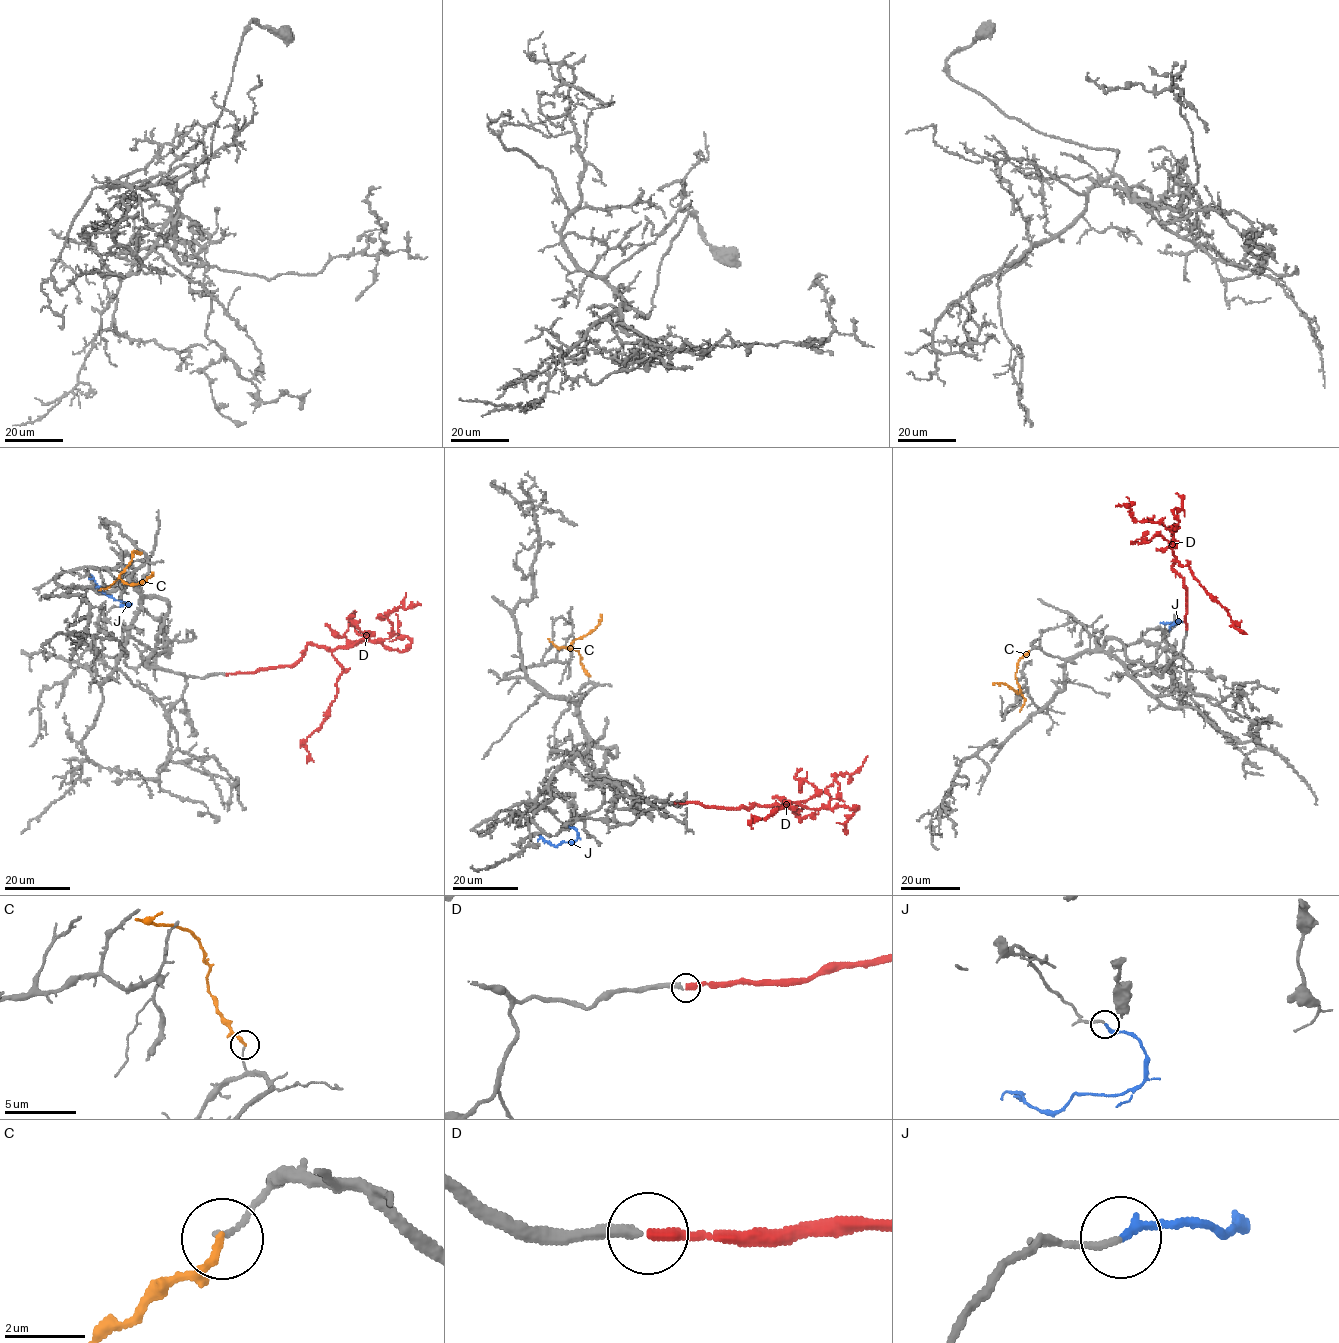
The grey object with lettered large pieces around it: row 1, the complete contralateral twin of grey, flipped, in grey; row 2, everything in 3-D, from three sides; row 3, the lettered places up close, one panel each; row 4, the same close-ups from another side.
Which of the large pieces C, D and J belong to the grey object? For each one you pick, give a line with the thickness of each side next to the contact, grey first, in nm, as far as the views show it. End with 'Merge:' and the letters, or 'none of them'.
D: 280 nm thick on the grey side, 320 nm on the other
J: 170 nm thick on the grey side, 200 nm on the other
Merge: D, J

